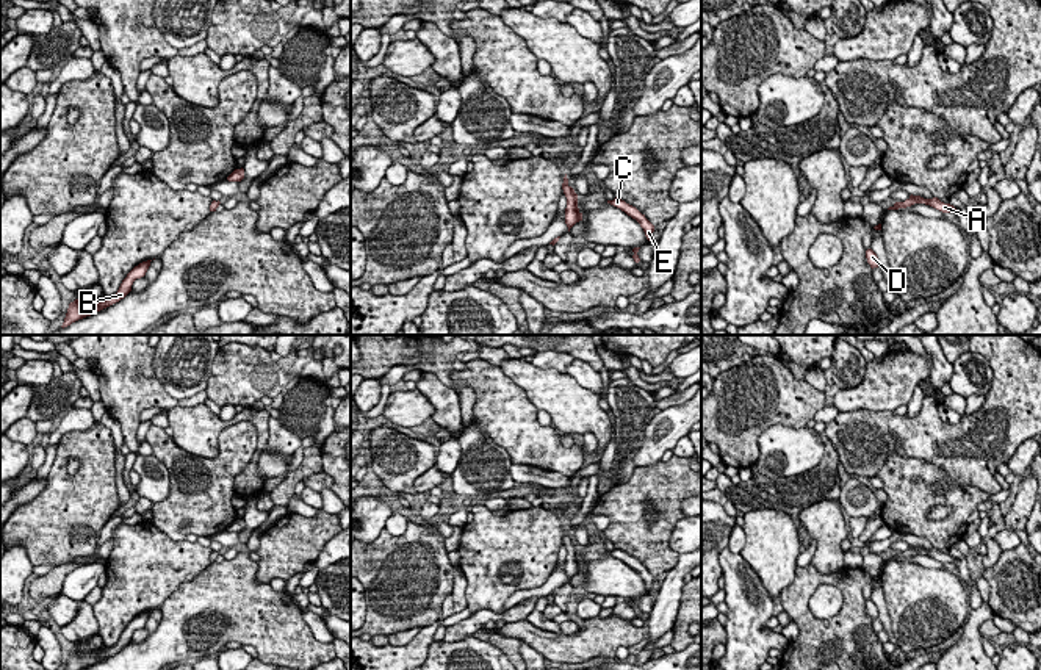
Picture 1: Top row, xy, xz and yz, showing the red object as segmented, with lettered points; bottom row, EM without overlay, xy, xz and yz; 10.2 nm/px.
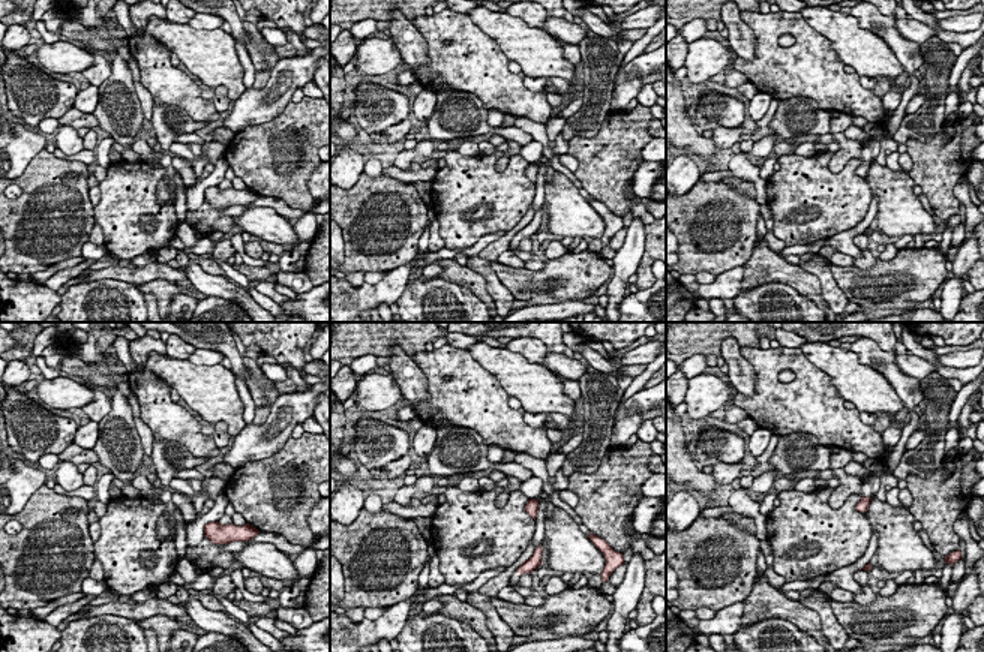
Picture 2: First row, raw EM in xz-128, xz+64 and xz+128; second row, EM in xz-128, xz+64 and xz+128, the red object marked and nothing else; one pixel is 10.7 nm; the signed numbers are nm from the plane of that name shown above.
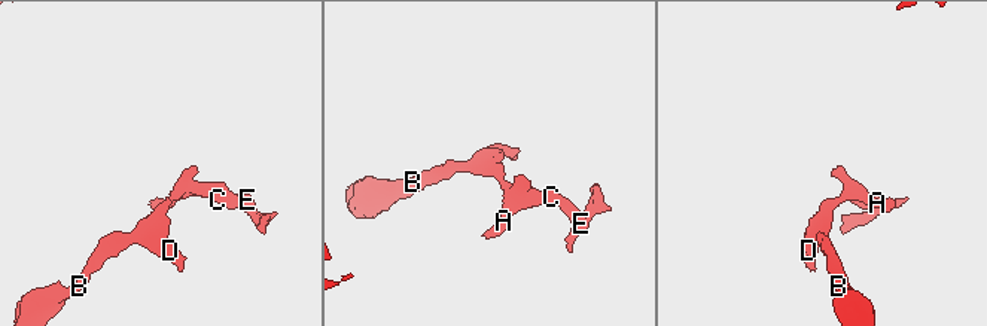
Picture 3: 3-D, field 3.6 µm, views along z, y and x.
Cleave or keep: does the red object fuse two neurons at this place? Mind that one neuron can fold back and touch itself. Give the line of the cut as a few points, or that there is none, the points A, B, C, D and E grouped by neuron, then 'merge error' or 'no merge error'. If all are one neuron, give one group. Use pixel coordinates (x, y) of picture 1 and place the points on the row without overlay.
cut none; groups A B C D E; no merge error

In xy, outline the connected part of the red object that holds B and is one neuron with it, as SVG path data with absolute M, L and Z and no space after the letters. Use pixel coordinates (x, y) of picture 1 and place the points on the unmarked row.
M152 611L142 612L138 617L135 617L127 628L122 631L117 643L111 648L105 647L99 651L94 653L81 653L75 650L74 653L69 654L67 664L64 670L83 670L86 667L91 667L116 653L124 650L130 642L131 636L136 629L141 629L146 626Z

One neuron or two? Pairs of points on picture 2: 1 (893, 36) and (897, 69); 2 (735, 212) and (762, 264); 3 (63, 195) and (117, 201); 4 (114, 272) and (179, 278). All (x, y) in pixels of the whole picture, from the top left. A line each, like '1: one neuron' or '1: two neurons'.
1: two neurons
2: two neurons
3: two neurons
4: one neuron

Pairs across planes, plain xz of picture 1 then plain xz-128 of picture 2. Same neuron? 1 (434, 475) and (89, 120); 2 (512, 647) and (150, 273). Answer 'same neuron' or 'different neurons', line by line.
1: same neuron
2: different neurons

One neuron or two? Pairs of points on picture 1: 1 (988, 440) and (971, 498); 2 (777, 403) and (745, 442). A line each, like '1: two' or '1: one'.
1: two
2: one

